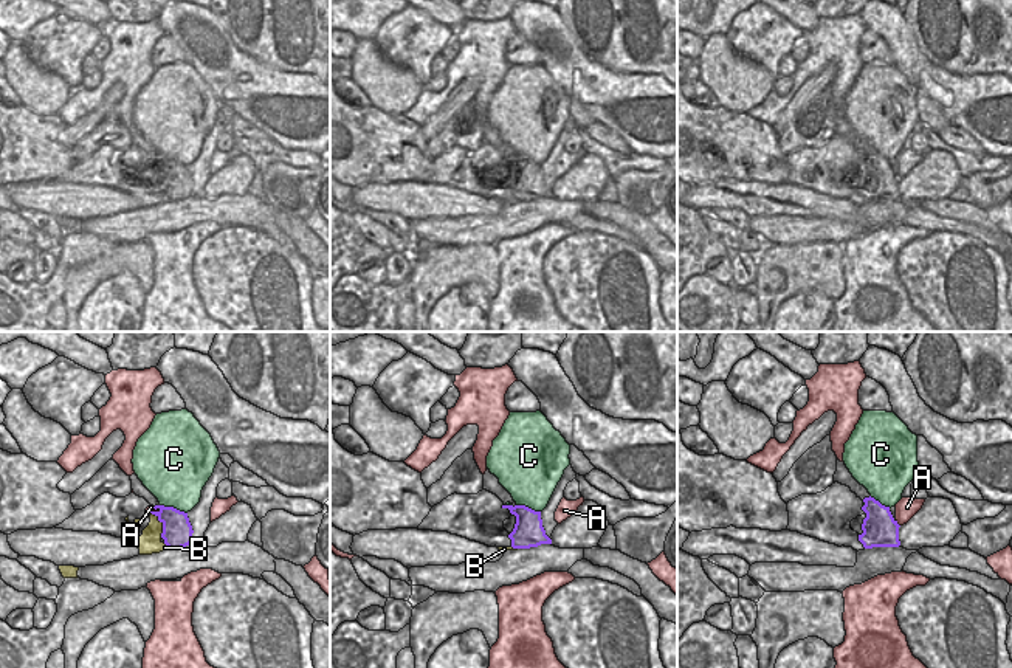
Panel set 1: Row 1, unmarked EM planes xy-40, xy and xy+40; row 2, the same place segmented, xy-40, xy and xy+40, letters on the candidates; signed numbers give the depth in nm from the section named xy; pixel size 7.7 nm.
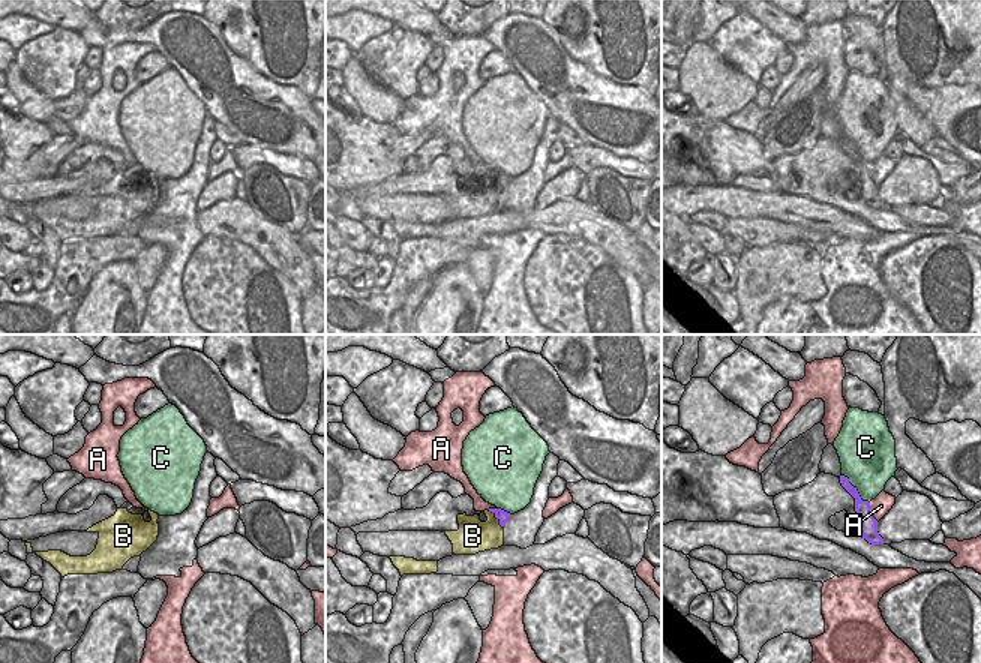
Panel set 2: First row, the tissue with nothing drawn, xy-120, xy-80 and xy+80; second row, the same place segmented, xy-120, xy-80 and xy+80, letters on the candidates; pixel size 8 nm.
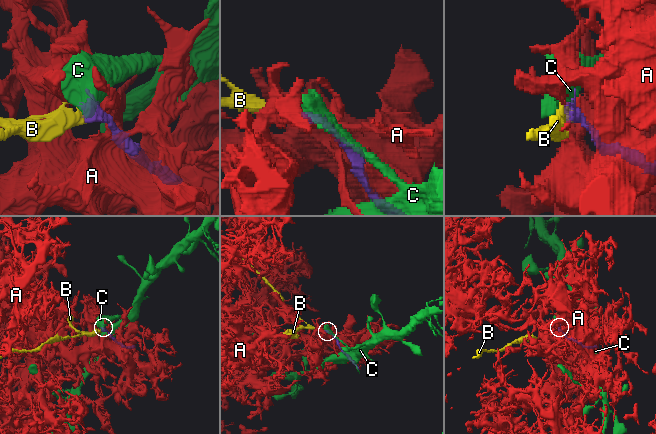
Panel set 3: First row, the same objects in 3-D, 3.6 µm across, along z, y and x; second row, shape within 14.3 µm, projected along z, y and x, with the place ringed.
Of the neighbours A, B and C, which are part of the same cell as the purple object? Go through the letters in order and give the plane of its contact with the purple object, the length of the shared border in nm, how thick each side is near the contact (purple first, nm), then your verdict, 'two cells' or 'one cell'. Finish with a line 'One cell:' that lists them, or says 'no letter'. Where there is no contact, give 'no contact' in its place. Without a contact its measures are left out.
A: meets purple in xy+40; contact 70 nm long; 260 nm thick on the purple side, 170 nm on the other; two cells
B: meets purple in xy-40; contact 220 nm long; 240 nm thick on the purple side, 170 nm on the other; one cell
C: meets purple in xy-40; contact 240 nm long; 240 nm thick on the purple side, 460 nm on the other; two cells
One cell: B

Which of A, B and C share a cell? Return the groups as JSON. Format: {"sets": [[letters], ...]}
{"sets": [["A"], ["B"], ["C"]]}

